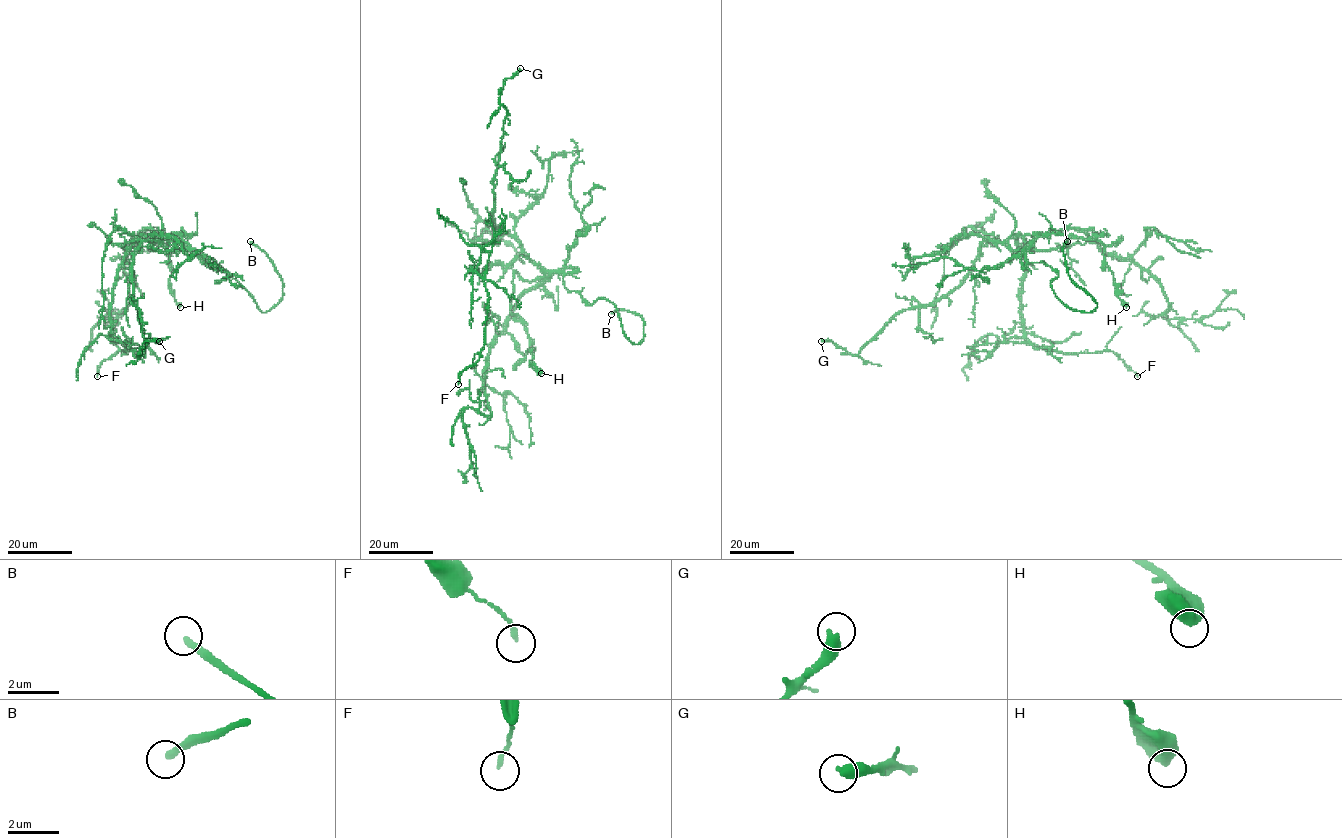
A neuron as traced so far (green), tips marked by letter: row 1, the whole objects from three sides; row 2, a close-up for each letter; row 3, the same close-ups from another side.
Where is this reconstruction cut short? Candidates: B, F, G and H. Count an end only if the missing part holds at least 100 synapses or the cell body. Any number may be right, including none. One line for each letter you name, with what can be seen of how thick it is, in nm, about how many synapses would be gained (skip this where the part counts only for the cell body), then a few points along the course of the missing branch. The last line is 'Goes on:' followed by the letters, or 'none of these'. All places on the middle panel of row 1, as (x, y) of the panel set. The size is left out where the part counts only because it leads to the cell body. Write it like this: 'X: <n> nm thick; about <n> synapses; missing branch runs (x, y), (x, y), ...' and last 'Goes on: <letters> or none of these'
B: 280 nm thick; missing branch runs (611, 314), (592, 316), (583, 322), (542, 323), (524, 337), (510, 341), (508, 339)
Goes on: B

